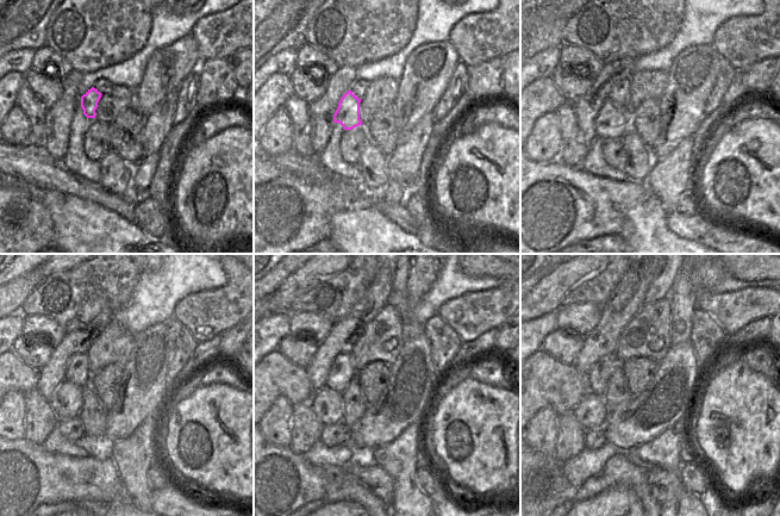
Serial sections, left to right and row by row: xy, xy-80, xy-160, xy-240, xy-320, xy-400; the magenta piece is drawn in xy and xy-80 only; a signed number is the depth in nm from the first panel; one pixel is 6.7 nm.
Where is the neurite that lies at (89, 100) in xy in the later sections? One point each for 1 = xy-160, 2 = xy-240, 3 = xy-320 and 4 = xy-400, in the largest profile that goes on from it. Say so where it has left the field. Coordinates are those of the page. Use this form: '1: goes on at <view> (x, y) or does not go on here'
1: goes on at xy-160 (611, 123)
2: goes on at xy-240 (66, 402)
3: goes on at xy-320 (326, 404)
4: goes on at xy-400 (591, 412)

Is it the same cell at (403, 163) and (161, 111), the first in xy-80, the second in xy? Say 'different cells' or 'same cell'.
same cell

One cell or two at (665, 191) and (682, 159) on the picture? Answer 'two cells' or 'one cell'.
one cell

